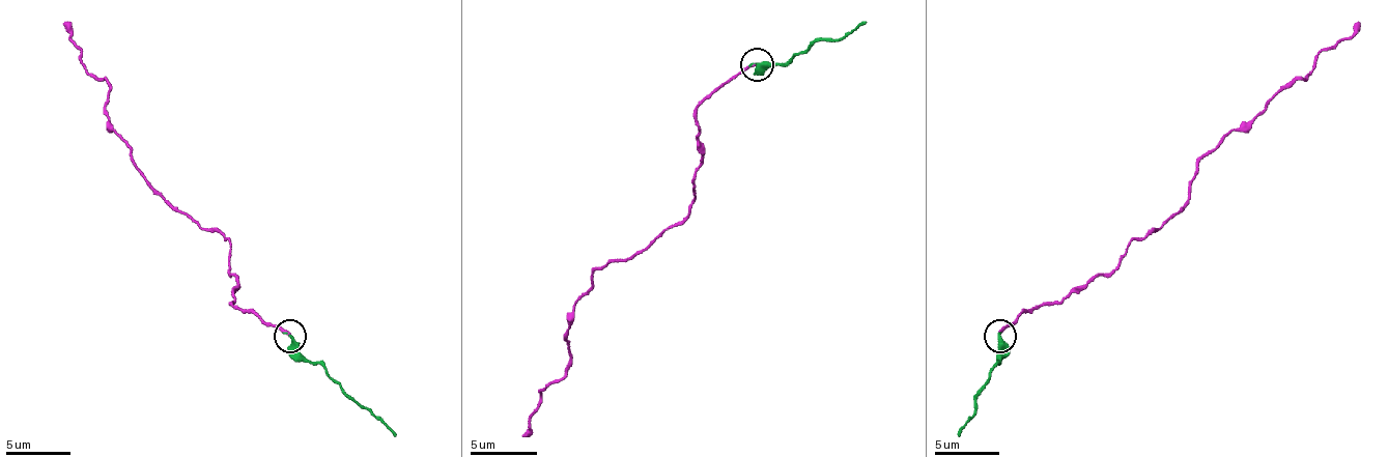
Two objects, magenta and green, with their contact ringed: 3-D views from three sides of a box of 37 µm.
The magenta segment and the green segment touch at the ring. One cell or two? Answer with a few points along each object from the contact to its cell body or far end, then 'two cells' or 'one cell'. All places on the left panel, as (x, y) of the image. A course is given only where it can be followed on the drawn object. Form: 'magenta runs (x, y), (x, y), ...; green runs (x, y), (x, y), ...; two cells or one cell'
magenta runs (289, 335), (231, 303), (231, 245), (176, 209), (132, 158), (106, 109), (109, 83), (86, 70), (63, 22); green runs (289, 335), (396, 435); one cell

